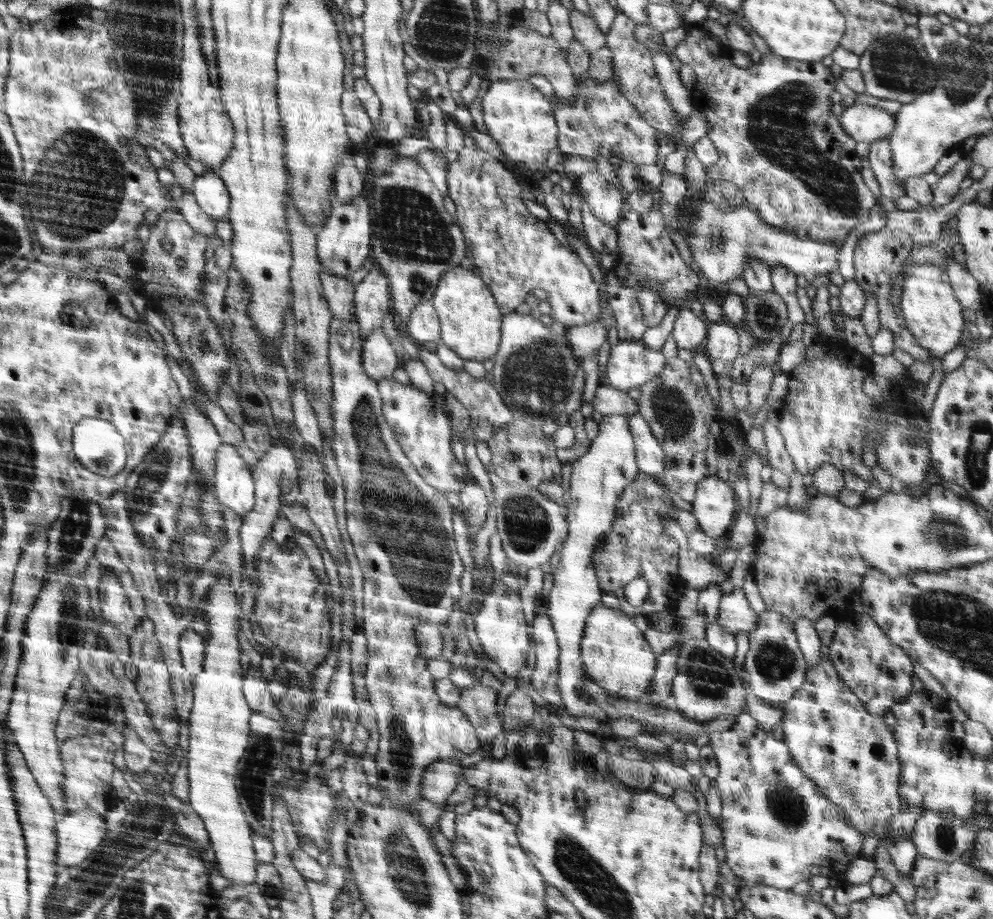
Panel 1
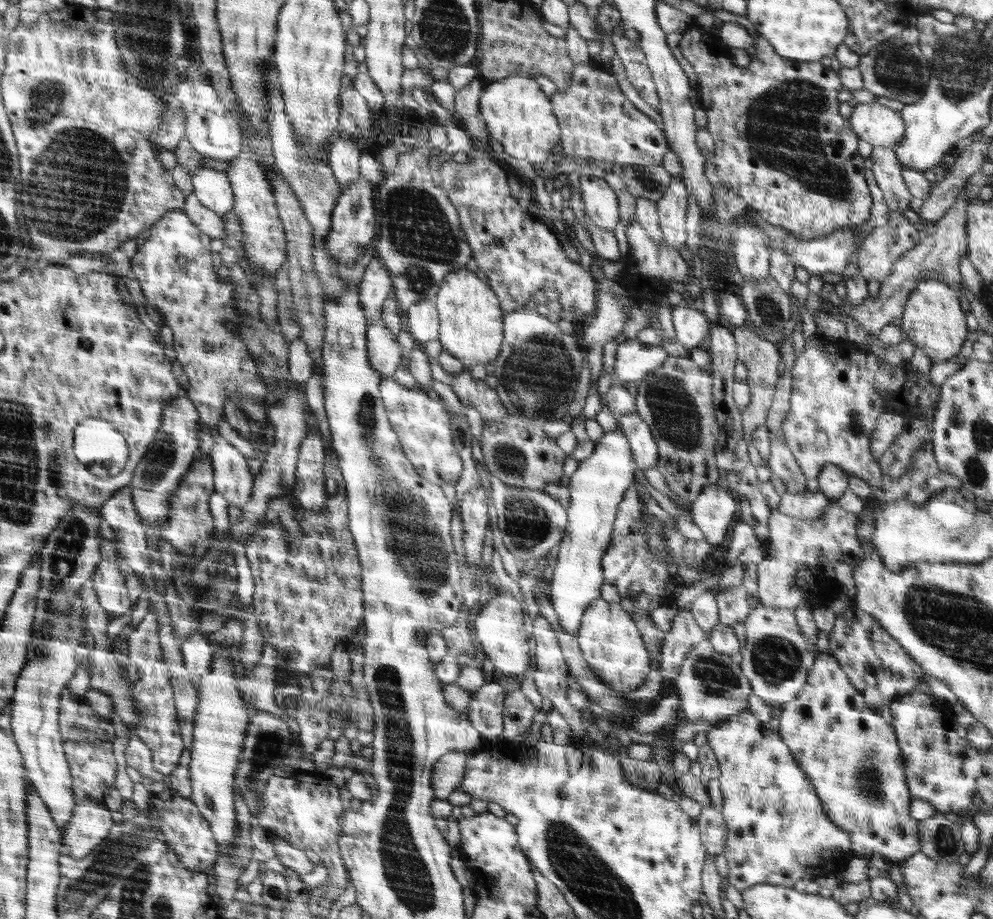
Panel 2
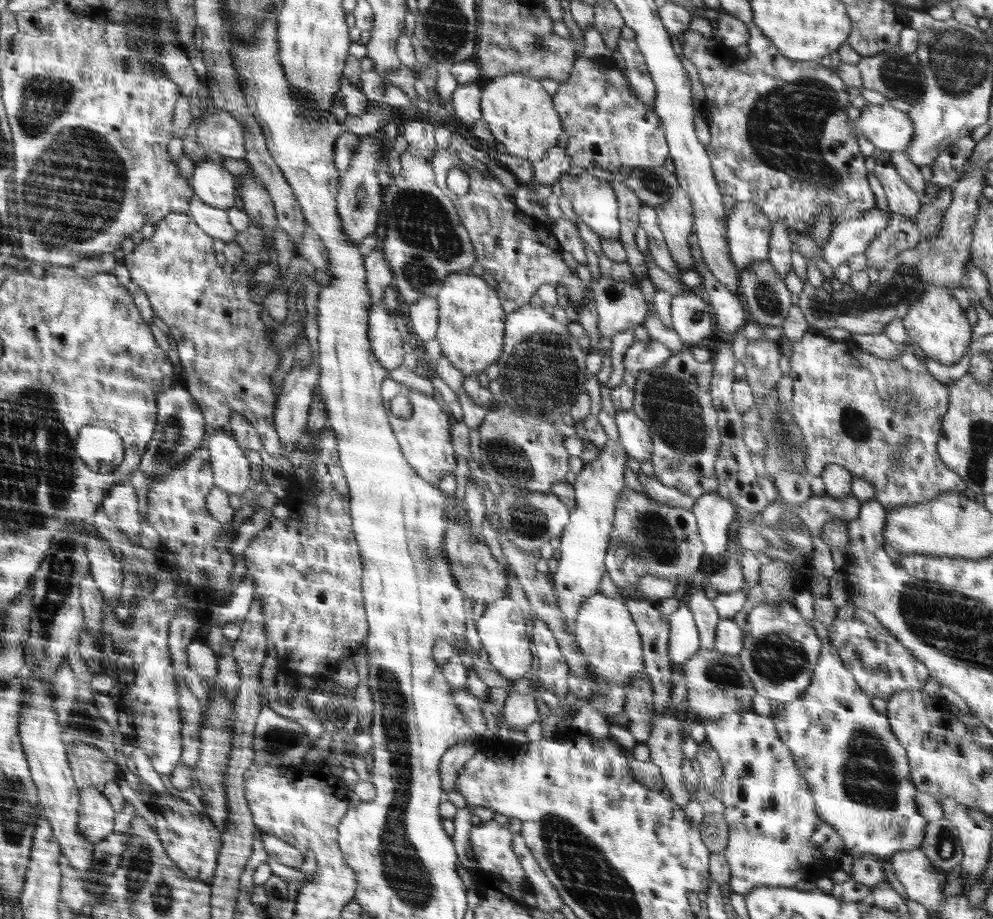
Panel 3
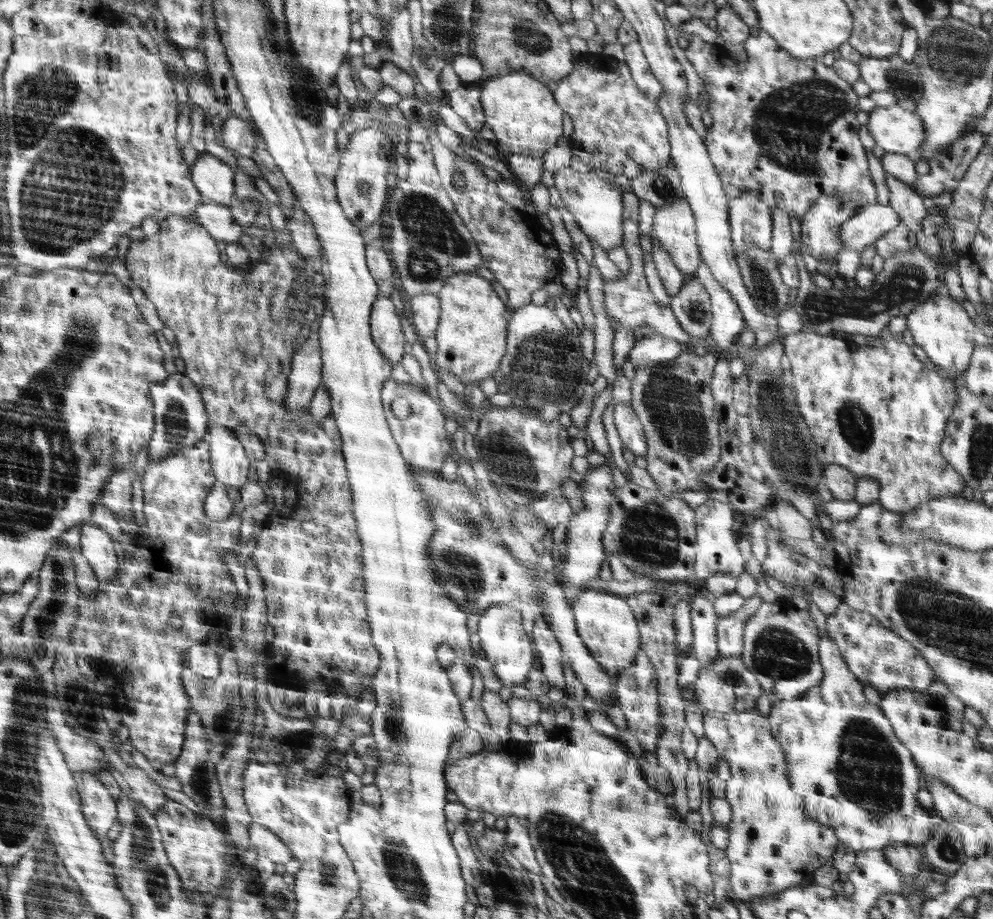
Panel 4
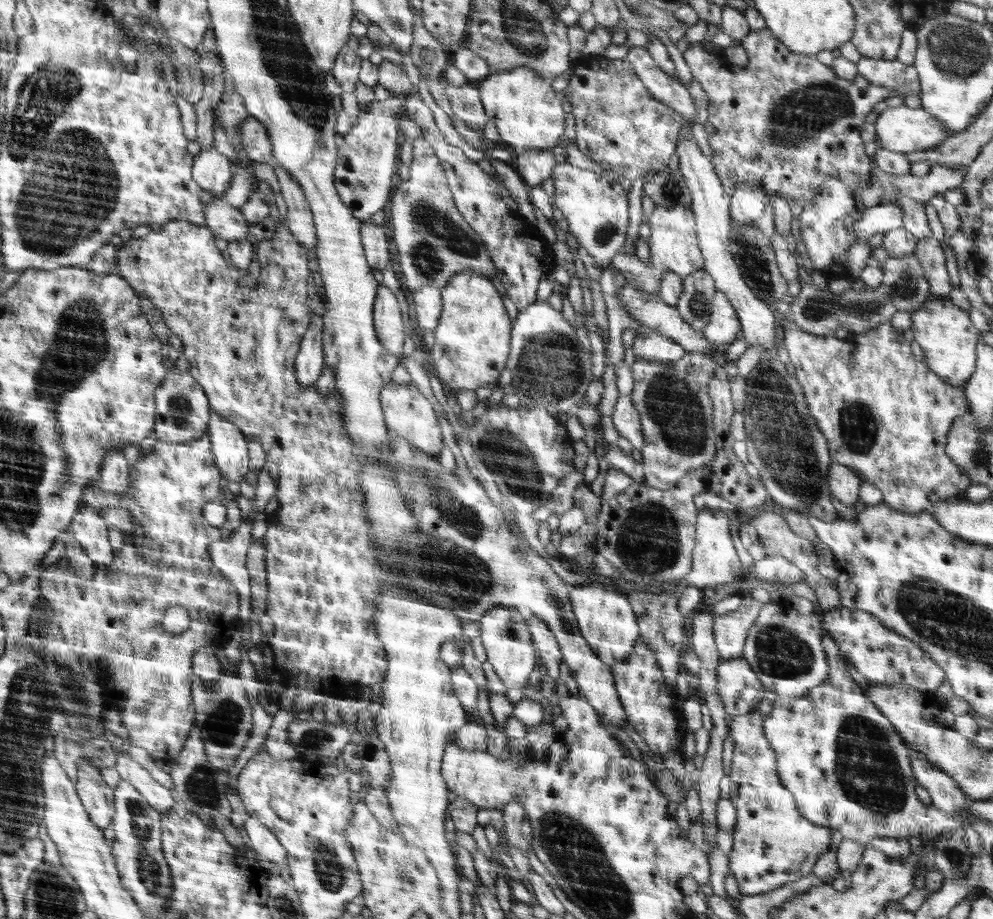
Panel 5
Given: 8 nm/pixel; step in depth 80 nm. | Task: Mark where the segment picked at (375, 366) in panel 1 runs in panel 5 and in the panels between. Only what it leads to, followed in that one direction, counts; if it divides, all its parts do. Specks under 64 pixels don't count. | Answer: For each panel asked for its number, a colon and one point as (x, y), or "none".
2: (384, 354)
3: (387, 343)
4: (385, 327)
5: (388, 322)

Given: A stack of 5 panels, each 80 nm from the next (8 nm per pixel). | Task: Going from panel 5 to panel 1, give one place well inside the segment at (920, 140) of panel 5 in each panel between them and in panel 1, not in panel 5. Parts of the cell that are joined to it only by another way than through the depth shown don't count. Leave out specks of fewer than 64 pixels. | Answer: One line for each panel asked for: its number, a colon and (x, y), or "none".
1: (866, 123)
2: (879, 125)
3: (891, 130)
4: (895, 130)

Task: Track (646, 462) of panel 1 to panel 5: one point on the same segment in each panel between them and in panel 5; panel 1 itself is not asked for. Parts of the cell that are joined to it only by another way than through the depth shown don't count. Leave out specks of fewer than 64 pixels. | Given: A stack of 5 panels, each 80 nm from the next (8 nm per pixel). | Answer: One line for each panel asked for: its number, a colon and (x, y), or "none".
2: (645, 449)
3: (635, 435)
4: (630, 428)
5: (626, 418)

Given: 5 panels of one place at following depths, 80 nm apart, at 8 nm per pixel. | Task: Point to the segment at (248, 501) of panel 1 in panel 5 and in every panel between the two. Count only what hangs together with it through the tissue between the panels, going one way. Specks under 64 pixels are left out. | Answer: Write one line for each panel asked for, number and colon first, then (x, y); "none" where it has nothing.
2: (232, 479)
3: (231, 468)
4: (229, 460)
5: (229, 444)

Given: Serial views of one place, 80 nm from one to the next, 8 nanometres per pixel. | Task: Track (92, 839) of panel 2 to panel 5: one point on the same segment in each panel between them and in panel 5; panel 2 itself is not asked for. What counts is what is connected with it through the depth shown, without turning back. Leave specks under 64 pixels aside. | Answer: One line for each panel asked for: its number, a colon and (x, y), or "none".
3: (96, 815)
4: (98, 807)
5: (97, 798)

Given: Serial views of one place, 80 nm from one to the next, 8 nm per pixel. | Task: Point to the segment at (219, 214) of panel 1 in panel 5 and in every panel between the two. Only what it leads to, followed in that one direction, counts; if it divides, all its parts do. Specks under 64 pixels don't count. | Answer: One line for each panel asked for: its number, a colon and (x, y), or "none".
2: (212, 188)
3: (213, 184)
4: (214, 179)
5: (213, 171)

